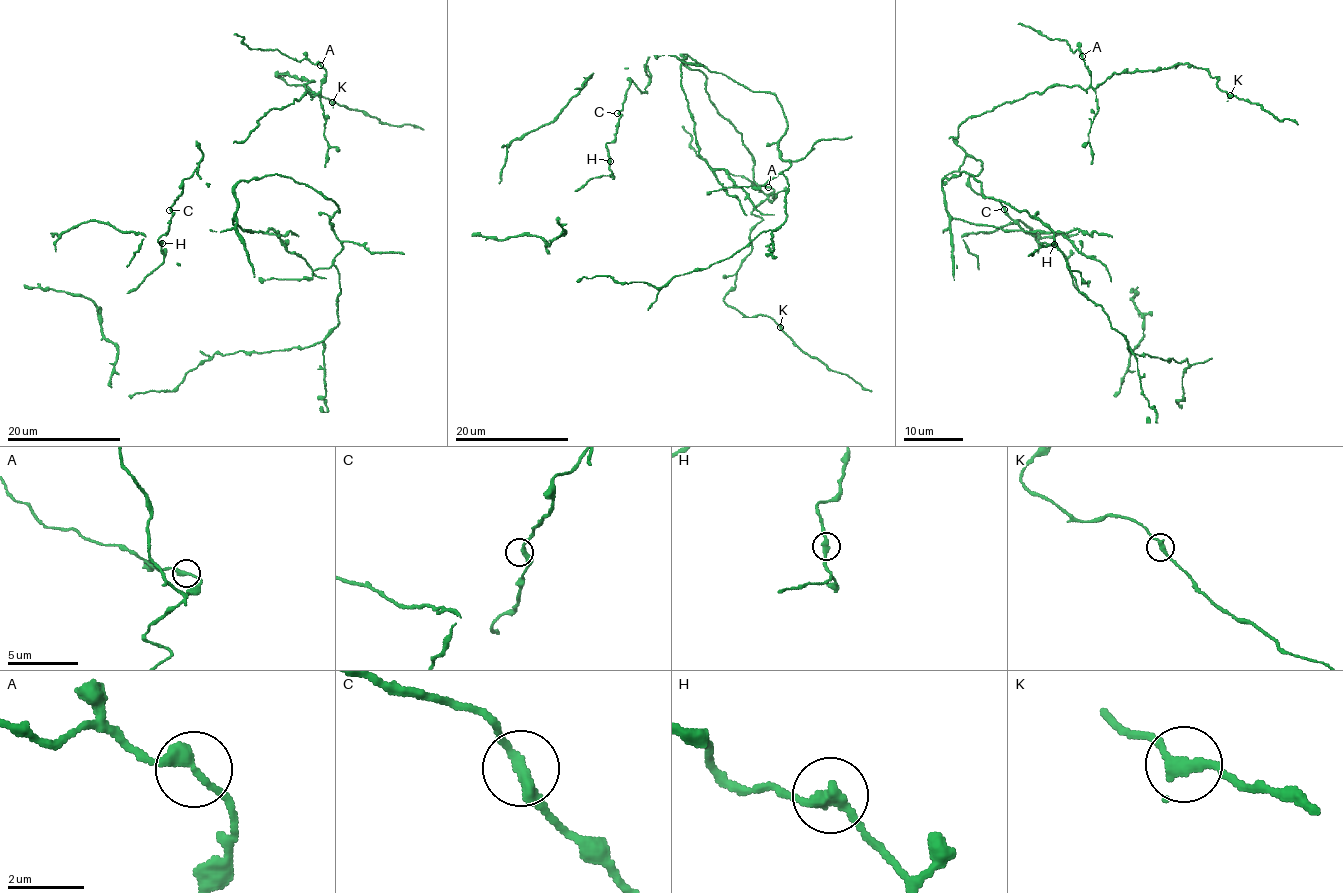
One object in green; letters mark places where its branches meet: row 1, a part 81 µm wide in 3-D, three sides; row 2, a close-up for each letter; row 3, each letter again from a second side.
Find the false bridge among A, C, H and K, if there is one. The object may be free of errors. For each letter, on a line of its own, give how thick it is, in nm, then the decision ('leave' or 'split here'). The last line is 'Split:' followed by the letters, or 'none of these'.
A: calibre 320 nm; leave
C: calibre 280 nm; leave
H: calibre 280 nm; leave
K: calibre 300 nm; leave
Split: none of these

